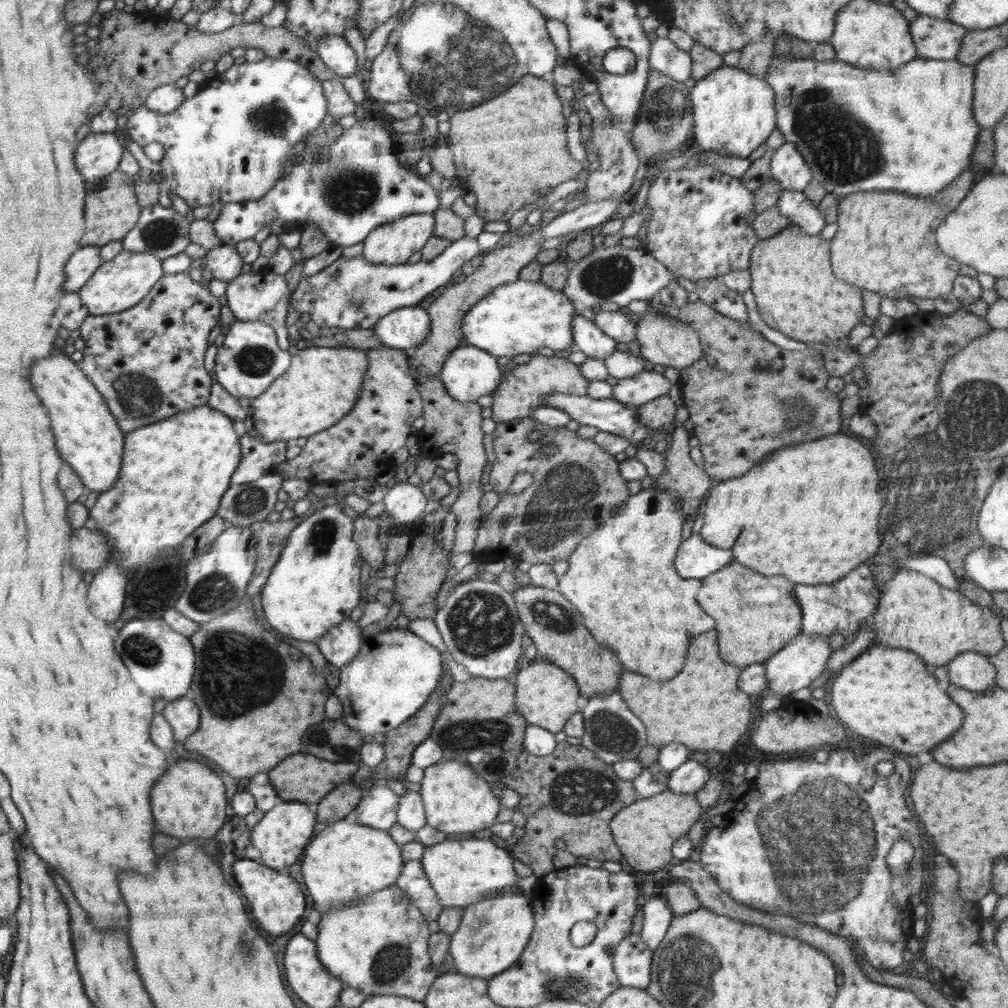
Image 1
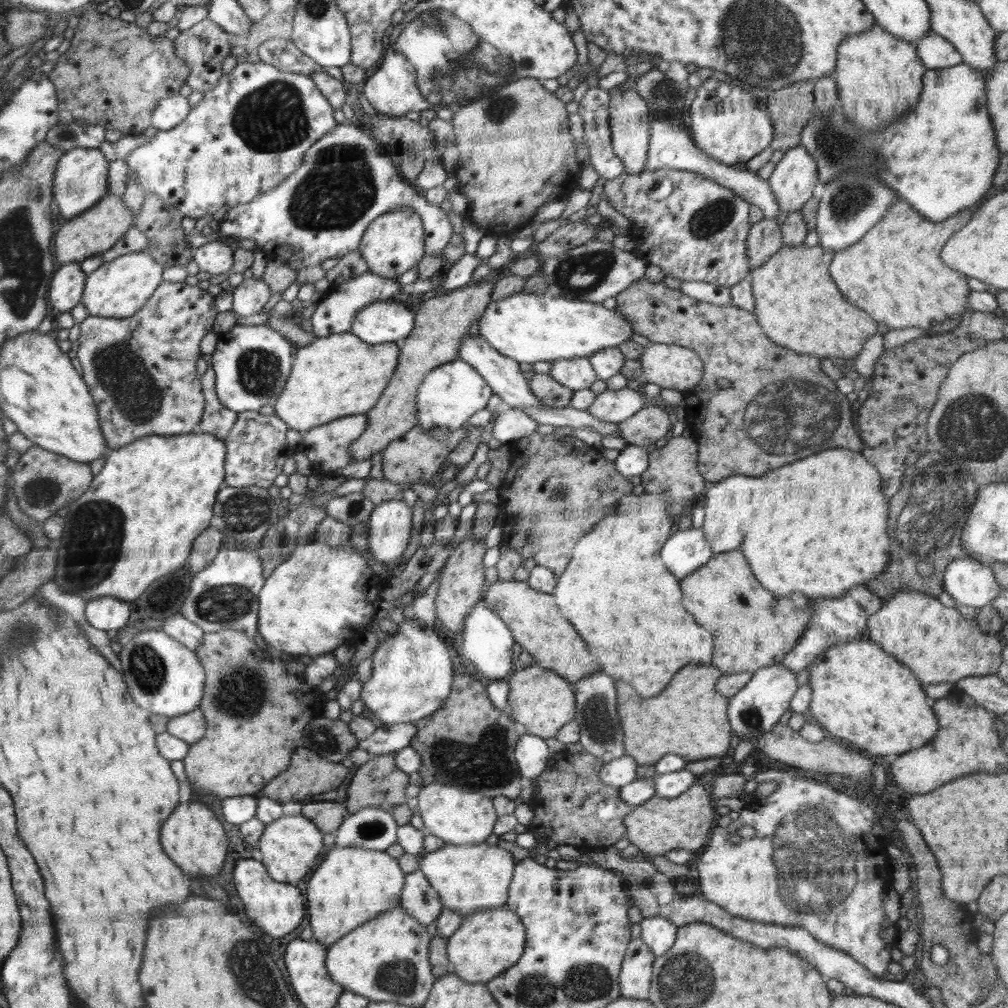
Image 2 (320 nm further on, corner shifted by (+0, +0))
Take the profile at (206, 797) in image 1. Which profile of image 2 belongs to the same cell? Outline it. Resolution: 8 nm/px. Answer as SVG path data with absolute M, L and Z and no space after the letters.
M190 800L188 803L180 803L176 808L176 814L164 822L164 850L184 866L184 874L189 878L206 878L206 876L216 876L226 858L226 832L222 828L220 821L216 820L214 812L206 808L204 804L198 804Z

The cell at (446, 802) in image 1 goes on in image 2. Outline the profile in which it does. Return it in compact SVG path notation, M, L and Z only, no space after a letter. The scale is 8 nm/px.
M433 782L423 786L419 792L416 812L422 817L426 834L436 836L452 845L478 845L485 843L493 833L499 818L495 814L493 799L480 793L462 790L456 786L444 786Z

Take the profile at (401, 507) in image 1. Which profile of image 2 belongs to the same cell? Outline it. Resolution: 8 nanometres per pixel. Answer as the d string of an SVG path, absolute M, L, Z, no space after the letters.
M394 498L380 503L369 516L369 552L385 564L395 563L406 551L412 530L413 509Z

